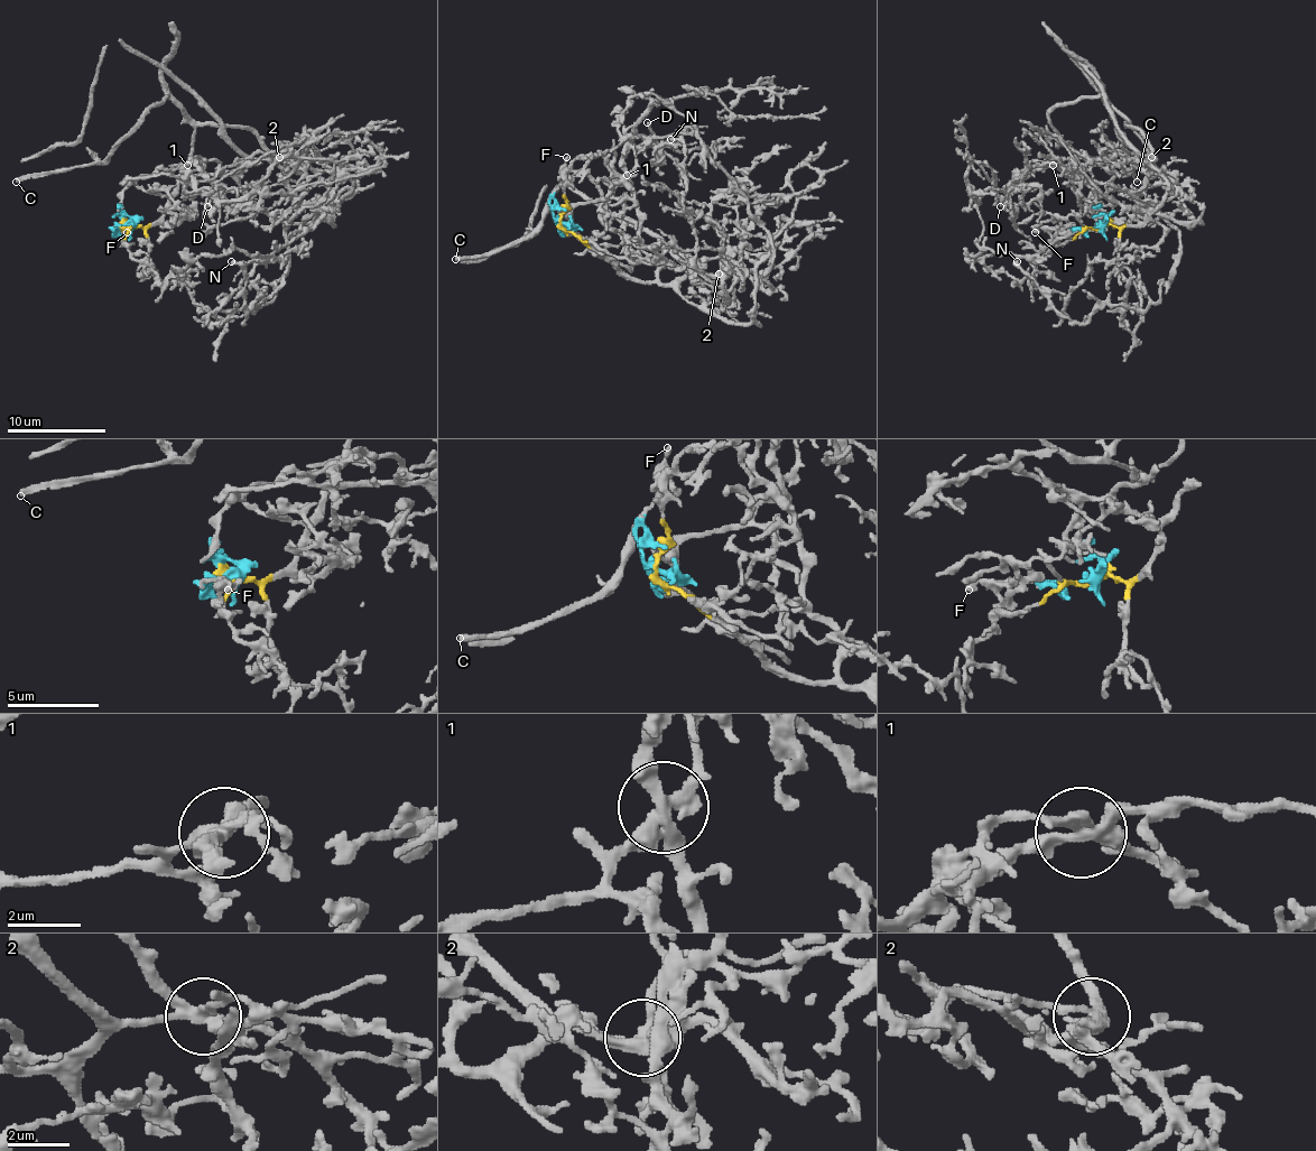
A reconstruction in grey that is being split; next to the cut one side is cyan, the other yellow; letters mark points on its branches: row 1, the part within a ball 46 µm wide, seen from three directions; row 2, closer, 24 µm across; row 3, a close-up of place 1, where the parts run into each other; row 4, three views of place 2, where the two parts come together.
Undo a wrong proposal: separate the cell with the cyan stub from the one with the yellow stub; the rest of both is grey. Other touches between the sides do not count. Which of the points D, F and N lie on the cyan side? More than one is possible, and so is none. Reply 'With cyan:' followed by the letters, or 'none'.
With cyan: D, F, N

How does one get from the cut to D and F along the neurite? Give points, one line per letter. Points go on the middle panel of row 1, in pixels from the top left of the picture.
D: (562, 224), (562, 210), (603, 201), (638, 148), (655, 141), (648, 121)
F: (562, 224), (552, 205), (567, 156)

